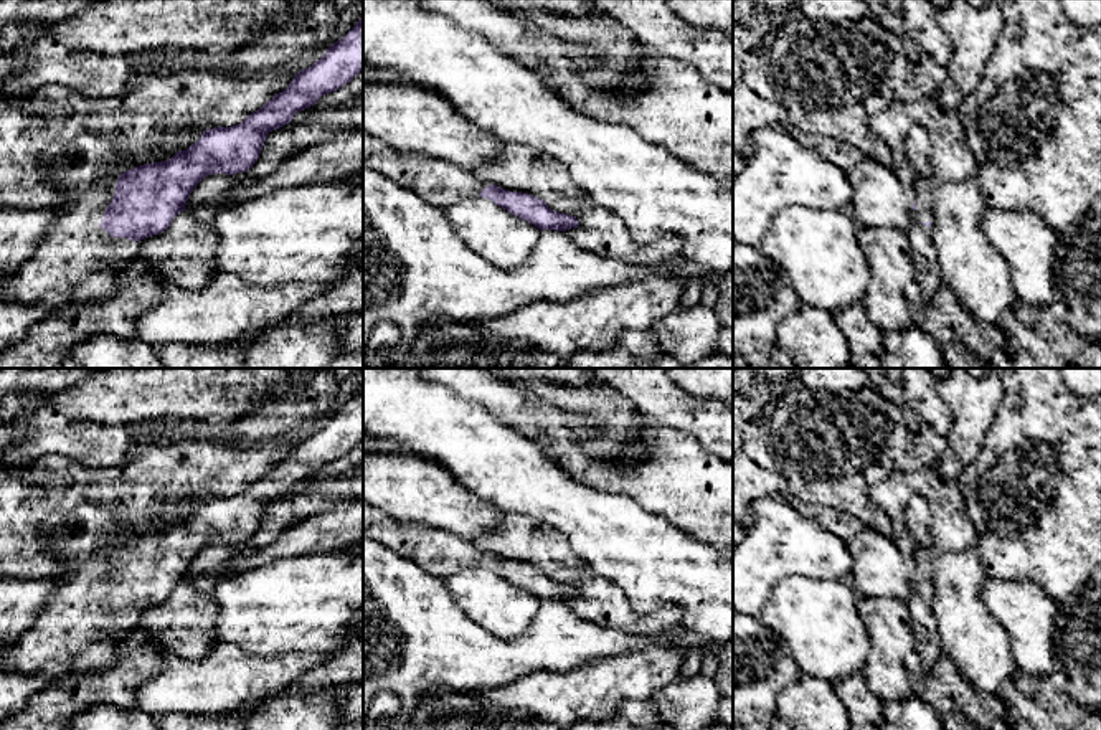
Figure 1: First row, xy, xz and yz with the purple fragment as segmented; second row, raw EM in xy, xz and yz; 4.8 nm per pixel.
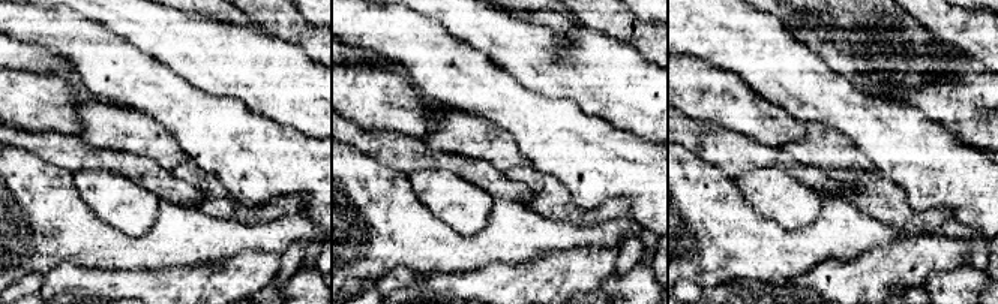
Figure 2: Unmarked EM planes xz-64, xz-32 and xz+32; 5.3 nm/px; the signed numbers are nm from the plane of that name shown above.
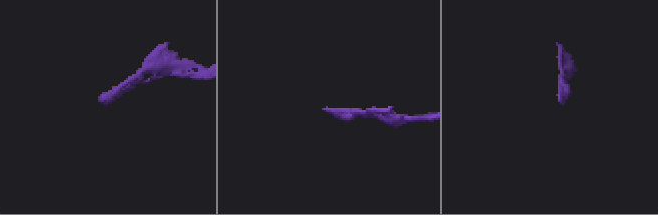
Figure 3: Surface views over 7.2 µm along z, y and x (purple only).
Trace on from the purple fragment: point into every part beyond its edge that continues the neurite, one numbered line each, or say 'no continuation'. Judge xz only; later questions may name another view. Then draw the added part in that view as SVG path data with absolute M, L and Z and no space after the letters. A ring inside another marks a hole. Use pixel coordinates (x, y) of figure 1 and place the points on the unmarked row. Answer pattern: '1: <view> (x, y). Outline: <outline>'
1: xz (439, 554). Outline: M363 502L363 538L380 542L439 578L477 566L490 555L472 542L439 529L398 522L366 502Z

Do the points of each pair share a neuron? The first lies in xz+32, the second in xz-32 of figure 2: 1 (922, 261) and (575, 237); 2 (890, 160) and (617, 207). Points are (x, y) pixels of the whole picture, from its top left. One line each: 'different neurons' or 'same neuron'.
1: different neurons
2: different neurons

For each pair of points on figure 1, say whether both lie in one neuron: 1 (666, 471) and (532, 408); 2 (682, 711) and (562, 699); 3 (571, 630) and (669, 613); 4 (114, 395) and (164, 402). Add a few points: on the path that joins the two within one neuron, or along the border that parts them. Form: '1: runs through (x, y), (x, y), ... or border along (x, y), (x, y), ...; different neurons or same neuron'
1: runs through (633, 471), (598, 471), (565, 436); same neuron
2: border along (679, 679), (662, 686), (649, 701); different neurons
3: border along (667, 630), (657, 635), (641, 635); different neurons
4: runs through (126, 395), (152, 395); same neuron

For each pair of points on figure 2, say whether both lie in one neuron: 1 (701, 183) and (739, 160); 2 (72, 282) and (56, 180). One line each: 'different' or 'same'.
1: different
2: different

